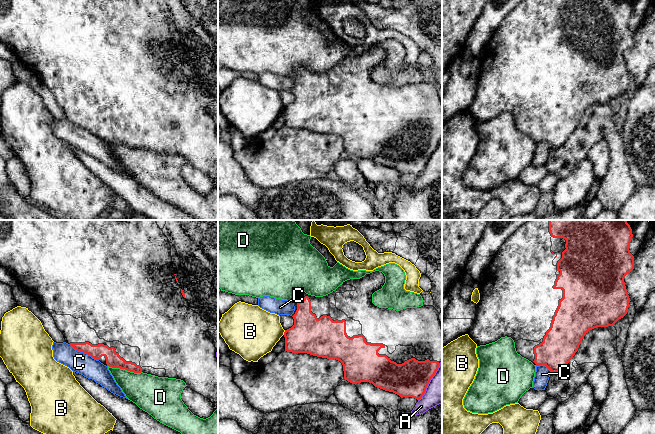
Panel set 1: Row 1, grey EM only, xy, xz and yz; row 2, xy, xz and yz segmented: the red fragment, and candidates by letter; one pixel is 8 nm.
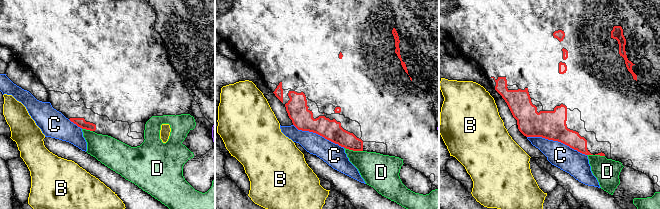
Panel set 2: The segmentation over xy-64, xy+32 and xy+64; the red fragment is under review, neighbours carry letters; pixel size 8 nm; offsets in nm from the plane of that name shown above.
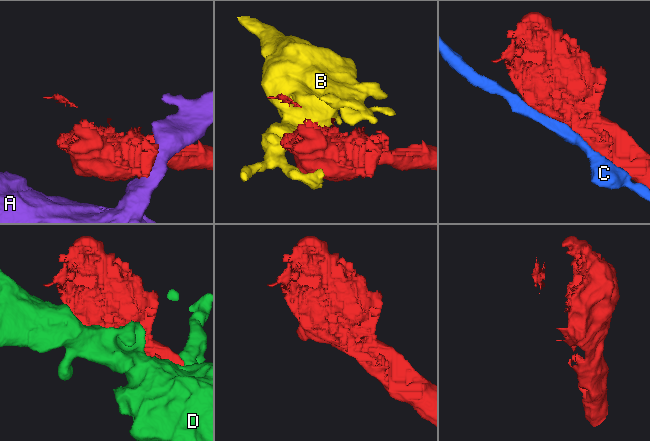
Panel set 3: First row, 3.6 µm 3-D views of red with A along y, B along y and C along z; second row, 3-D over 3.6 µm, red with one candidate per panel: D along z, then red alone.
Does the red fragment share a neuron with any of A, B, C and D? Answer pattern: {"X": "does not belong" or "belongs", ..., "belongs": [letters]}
{"A": "does not belong", "B": "does not belong", "C": "does not belong", "D": "does not belong", "belongs": []}

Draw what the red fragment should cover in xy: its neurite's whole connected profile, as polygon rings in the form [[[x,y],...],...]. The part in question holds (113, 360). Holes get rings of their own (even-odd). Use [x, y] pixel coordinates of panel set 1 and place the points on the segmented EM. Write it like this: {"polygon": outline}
{"polygon": [[[0,220],[0,266],[8,269],[15,276],[19,286],[33,294],[44,308],[55,311],[57,315],[71,315],[76,319],[81,318],[91,329],[96,331],[100,339],[107,342],[119,341],[123,345],[138,347],[141,361],[139,366],[132,362],[126,362],[115,352],[114,347],[109,348],[104,344],[70,343],[77,351],[86,353],[96,360],[100,360],[104,356],[107,366],[125,369],[134,373],[141,373],[143,367],[165,369],[165,377],[183,380],[186,387],[191,388],[205,398],[210,399],[212,397],[214,399],[214,410],[218,408],[218,361],[215,342],[209,334],[207,323],[201,319],[198,313],[192,310],[185,299],[185,293],[178,285],[172,266],[171,246],[168,238],[157,225],[156,220],[131,220],[127,222],[117,222],[116,220]]]}

